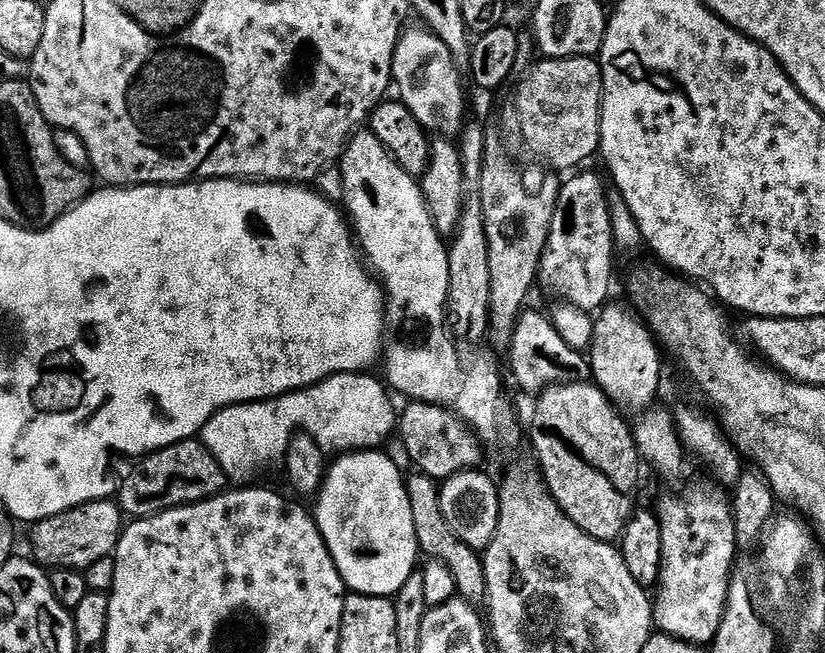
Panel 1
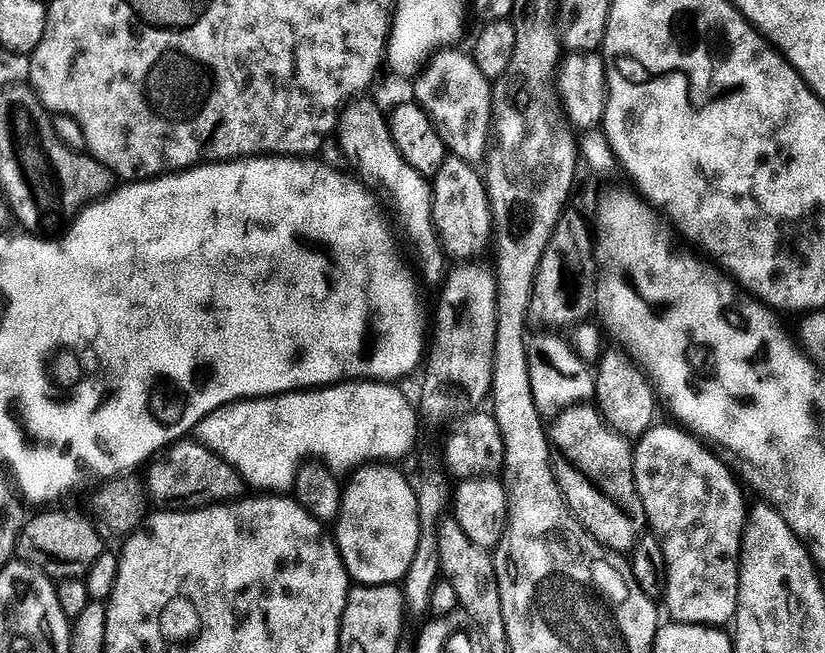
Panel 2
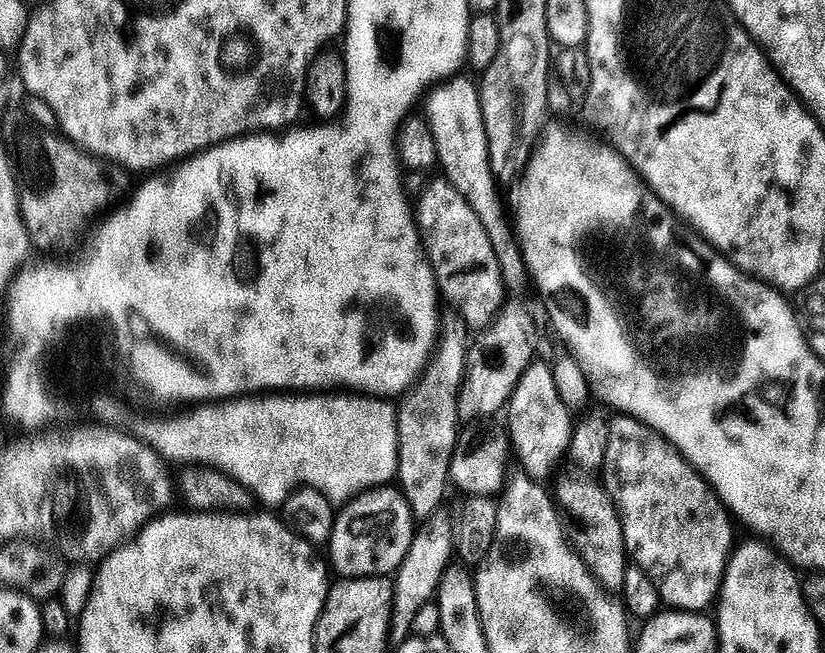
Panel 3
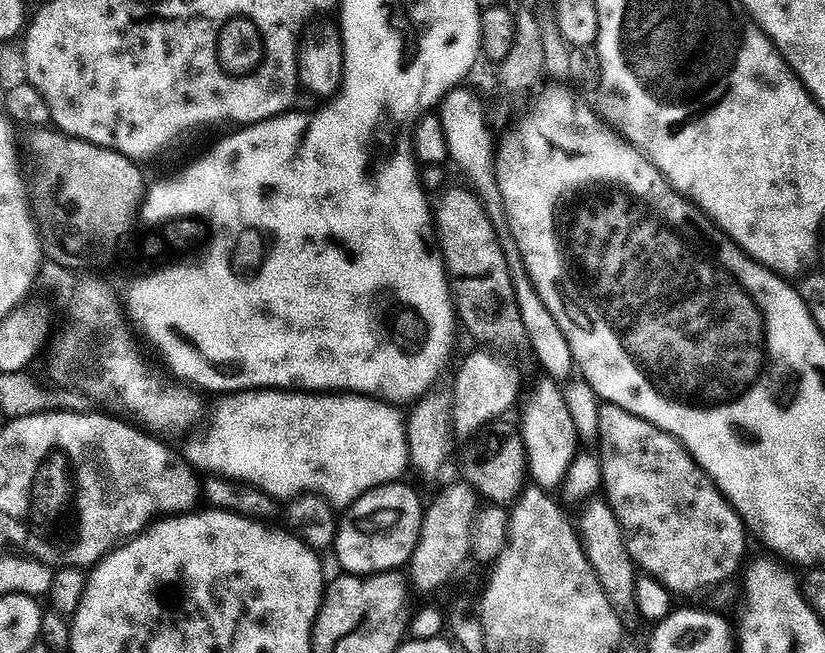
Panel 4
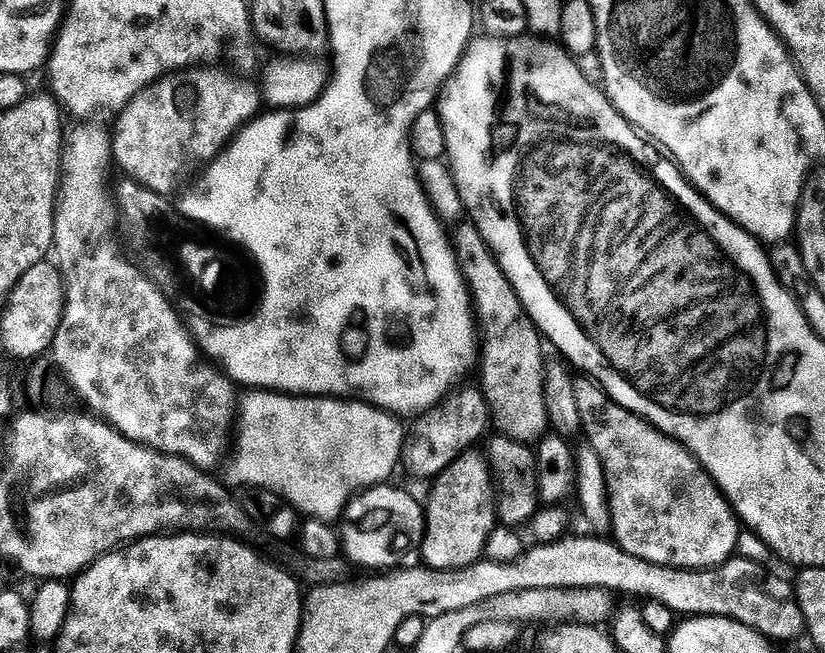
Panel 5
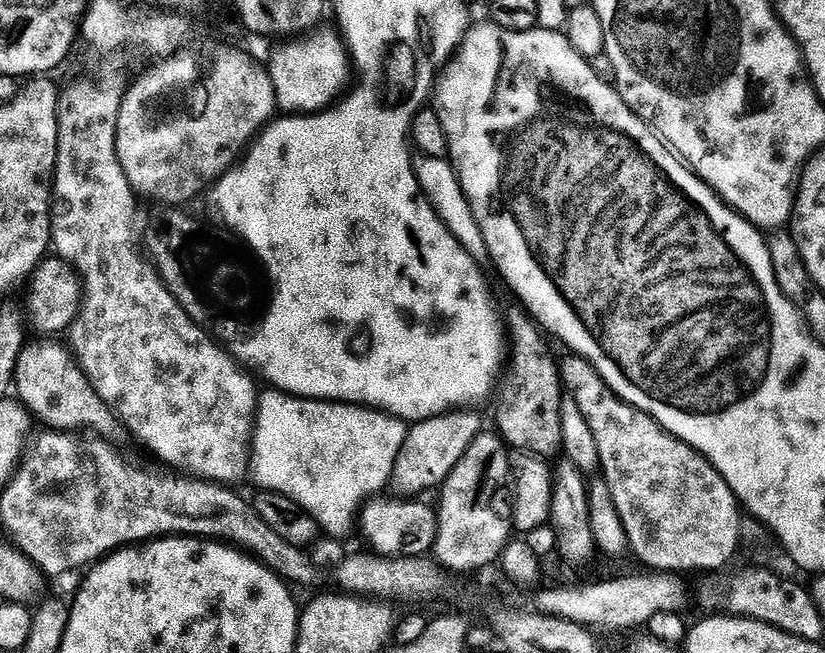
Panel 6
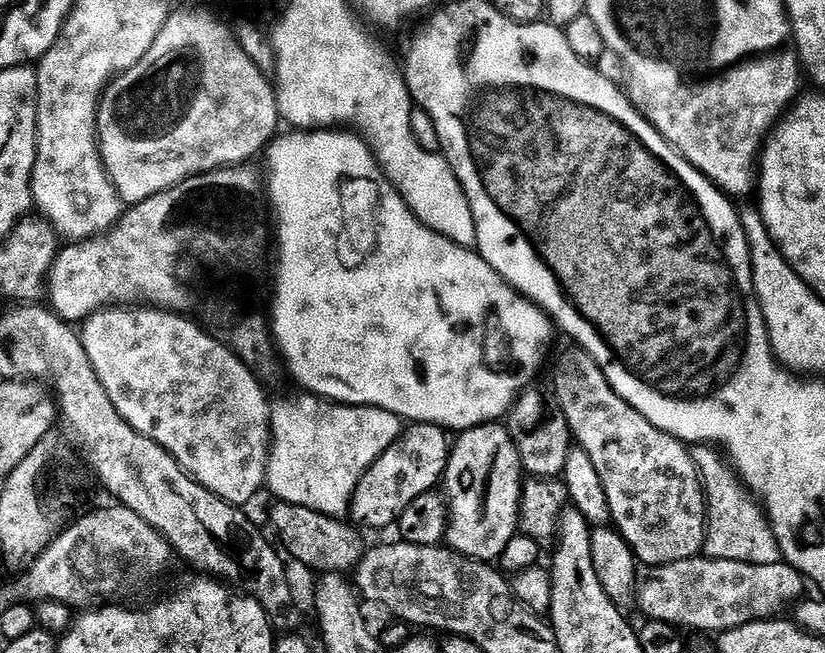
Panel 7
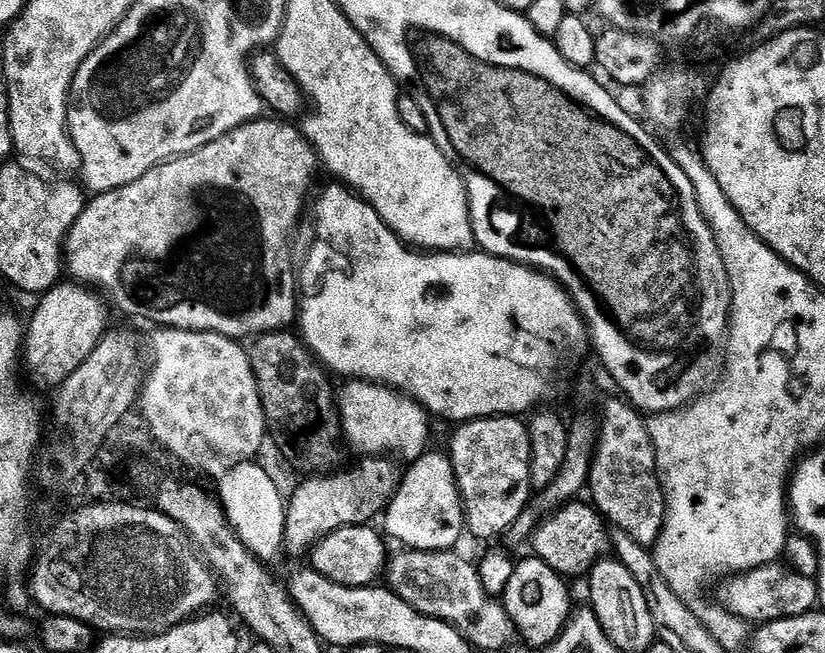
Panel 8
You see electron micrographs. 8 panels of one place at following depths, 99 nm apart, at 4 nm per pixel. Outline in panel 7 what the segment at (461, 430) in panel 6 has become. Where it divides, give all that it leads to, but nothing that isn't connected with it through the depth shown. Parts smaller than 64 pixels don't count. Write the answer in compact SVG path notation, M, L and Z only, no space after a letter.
M412 424L401 431L400 437L384 451L381 456L364 471L355 492L352 494L350 516L353 521L361 520L372 528L384 528L401 519L405 508L410 507L415 500L433 491L432 487L439 485L448 469L448 454L450 451L449 433L436 424Z

